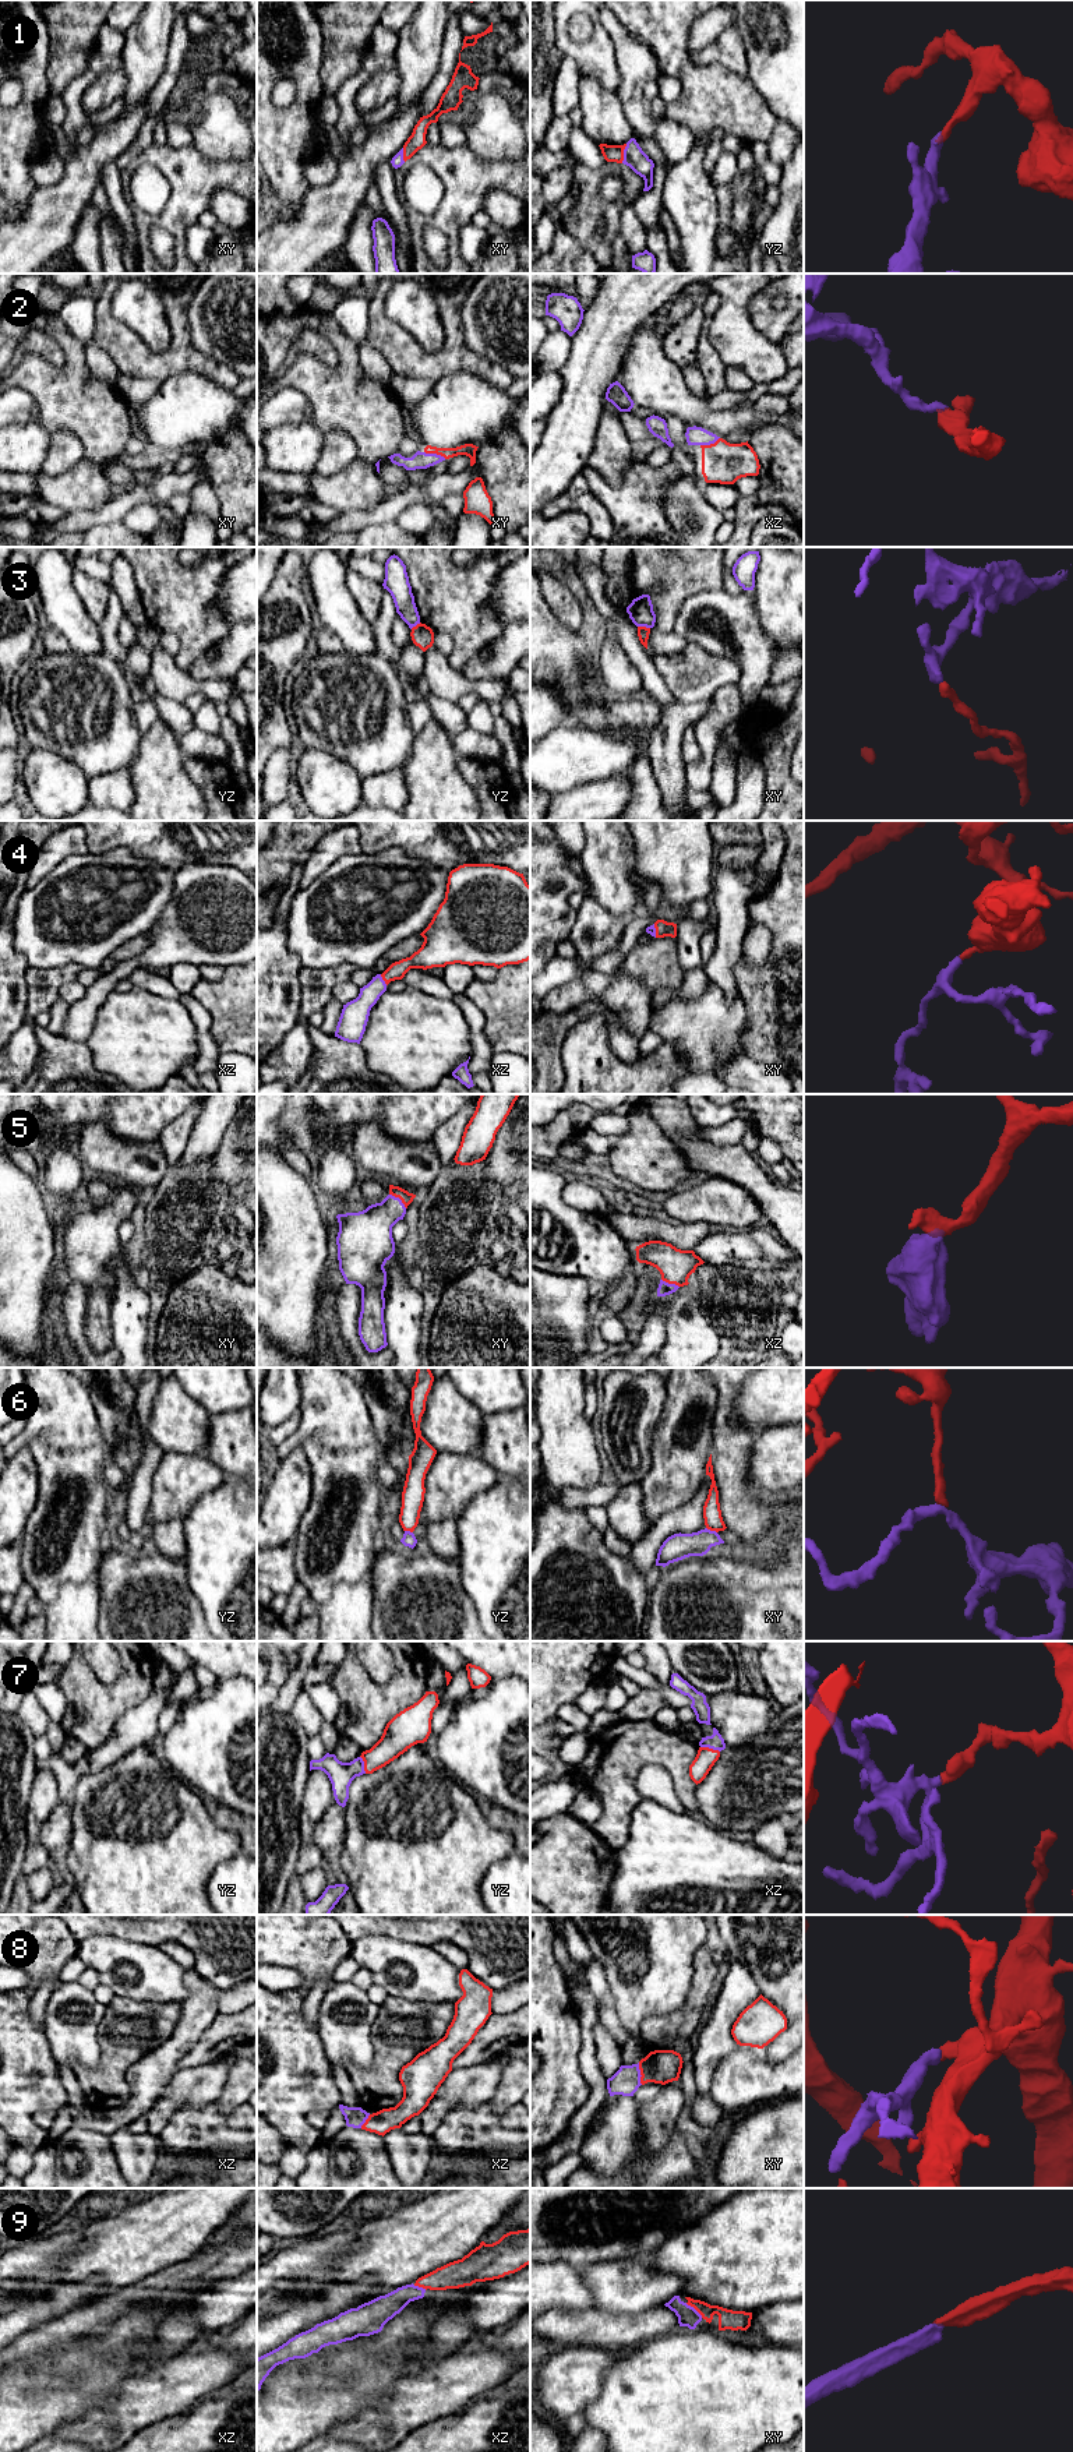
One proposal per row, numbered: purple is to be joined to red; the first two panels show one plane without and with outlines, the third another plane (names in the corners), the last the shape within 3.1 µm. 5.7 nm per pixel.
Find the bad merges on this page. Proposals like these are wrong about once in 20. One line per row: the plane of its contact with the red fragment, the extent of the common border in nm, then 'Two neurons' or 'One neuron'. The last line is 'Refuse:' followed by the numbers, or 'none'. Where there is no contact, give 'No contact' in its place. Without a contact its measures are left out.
1: Touches red in yz. Shared border 120 nm. One neuron
2: Touches red in xy. Shared border 130 nm. One neuron
3: Touches red in xy. Shared border 70 nm. Two neurons
4: Touches red in xz. Shared border 80 nm. One neuron
5: Touches red in xy. Shared border 130 nm. One neuron
6: Touches red in xy. Shared border 70 nm. Two neurons
7: Touches red in xz. Shared border 120 nm. One neuron
8: Touches red in xy. Shared border 130 nm. One neuron
9: Touches red in xy. Shared border 130 nm. One neuron
Refuse: 3, 6

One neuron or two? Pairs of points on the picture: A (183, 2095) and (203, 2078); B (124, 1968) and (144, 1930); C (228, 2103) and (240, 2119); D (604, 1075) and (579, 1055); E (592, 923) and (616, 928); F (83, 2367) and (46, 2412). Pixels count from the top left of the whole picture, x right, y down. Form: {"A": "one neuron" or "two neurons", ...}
{"A": "one neuron", "B": "two neurons", "C": "two neurons", "D": "one neuron", "E": "one neuron", "F": "one neuron"}

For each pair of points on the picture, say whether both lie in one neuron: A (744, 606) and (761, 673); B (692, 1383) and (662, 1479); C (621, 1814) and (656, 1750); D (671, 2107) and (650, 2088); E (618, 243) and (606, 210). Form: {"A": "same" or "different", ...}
{"A": "same", "B": "same", "C": "same", "D": "different", "E": "different"}

